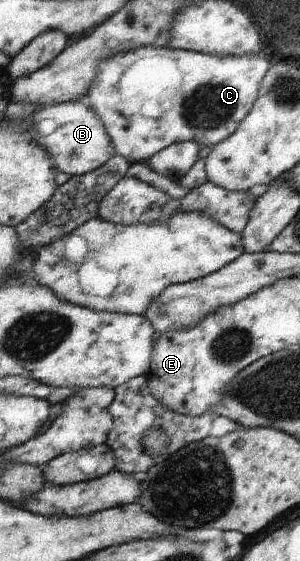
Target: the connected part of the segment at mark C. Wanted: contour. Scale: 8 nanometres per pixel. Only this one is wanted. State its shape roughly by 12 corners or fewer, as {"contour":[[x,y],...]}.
{"contour":[[141,46],[101,62],[81,101],[115,153],[210,150],[269,66]]}

